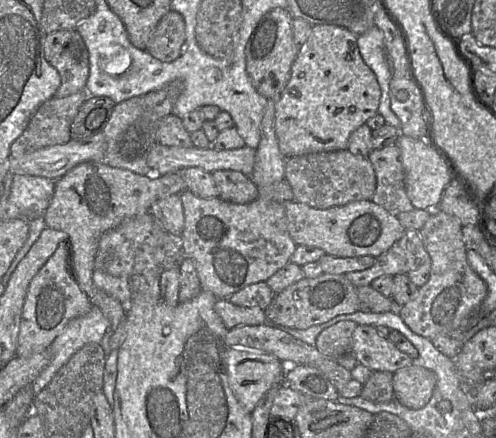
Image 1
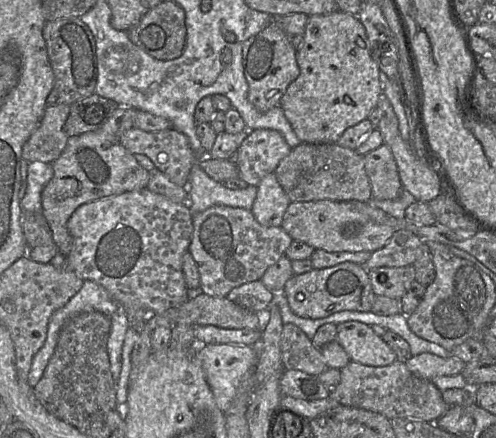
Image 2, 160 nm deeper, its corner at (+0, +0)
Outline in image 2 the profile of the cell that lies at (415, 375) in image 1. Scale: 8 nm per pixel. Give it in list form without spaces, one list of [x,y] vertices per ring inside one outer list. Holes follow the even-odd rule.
[[[421,353],[405,360],[405,365],[410,372],[424,379],[434,379],[440,376],[460,374],[465,363],[451,356],[442,358],[431,353]]]

